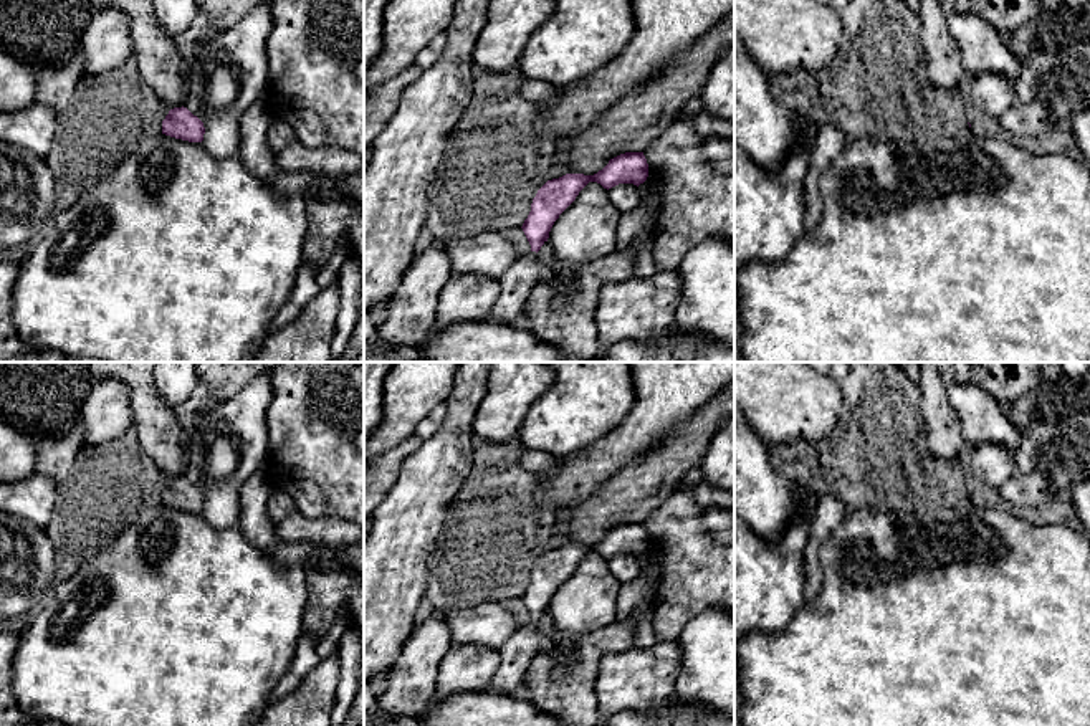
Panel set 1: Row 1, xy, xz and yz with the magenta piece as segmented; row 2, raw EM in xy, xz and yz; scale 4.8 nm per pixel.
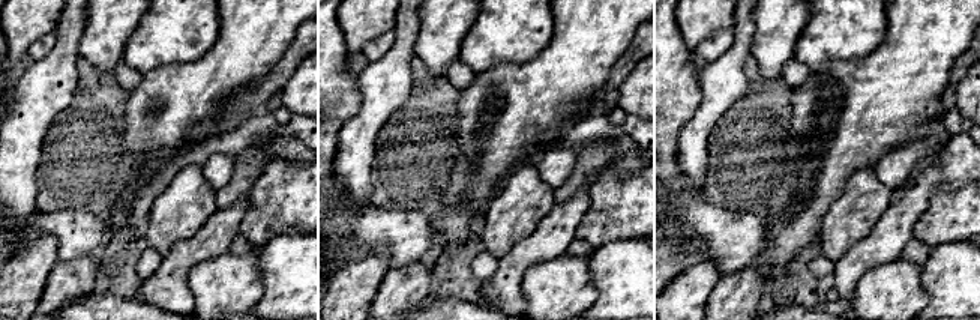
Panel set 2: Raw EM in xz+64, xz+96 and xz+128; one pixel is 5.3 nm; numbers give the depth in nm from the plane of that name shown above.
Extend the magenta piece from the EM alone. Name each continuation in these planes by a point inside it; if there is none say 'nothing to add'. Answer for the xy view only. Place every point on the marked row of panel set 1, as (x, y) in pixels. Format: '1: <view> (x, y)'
nothing to add

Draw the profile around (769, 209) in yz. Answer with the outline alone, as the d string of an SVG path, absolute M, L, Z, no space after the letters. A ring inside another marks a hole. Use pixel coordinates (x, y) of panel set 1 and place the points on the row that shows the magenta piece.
M802 98L792 101L799 141L777 174L767 174L734 144L734 279L746 263L781 263L804 235L804 179L817 126Z

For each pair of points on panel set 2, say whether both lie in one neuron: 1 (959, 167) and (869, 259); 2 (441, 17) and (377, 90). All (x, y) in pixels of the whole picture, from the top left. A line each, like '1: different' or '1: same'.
1: same
2: different

